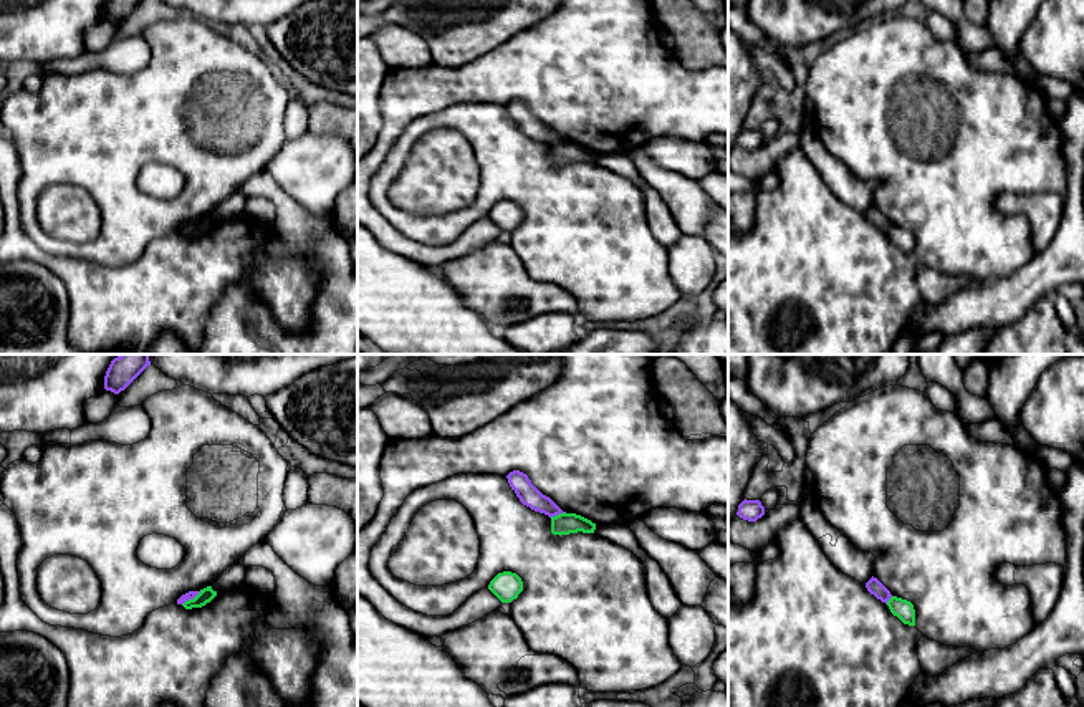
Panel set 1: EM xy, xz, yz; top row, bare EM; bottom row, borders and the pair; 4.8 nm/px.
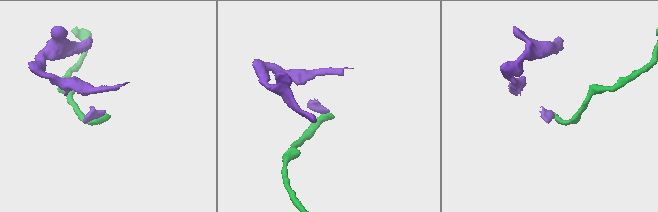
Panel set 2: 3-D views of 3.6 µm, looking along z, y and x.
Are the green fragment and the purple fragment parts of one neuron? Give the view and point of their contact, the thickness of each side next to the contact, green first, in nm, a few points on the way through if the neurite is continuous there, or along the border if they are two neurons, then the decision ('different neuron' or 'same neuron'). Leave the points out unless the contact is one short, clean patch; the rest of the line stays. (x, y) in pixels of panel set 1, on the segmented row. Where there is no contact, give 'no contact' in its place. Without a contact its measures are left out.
xz (556, 515) | 110/100 nm | different neuron

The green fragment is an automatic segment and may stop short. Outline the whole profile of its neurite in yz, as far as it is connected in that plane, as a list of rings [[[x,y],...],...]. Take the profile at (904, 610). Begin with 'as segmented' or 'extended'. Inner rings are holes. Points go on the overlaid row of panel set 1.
as segmented; [[[892,596],[887,606],[894,616],[897,616],[904,624],[915,626],[915,609],[907,599]]]

